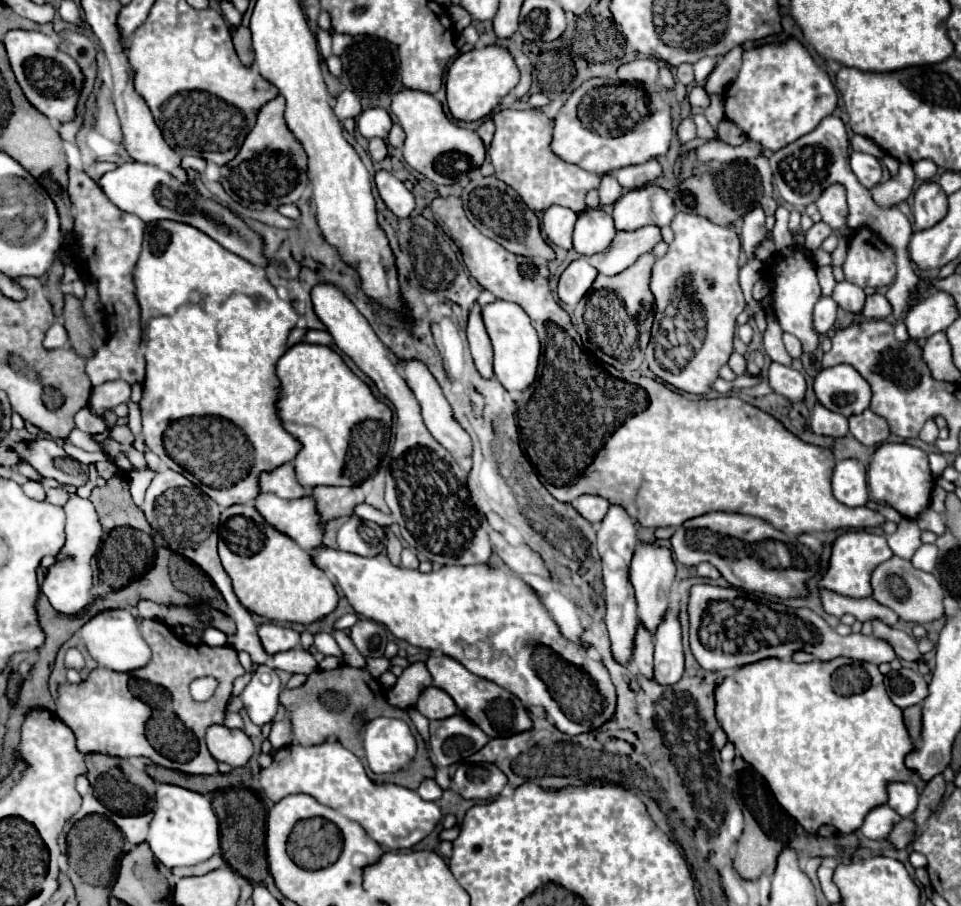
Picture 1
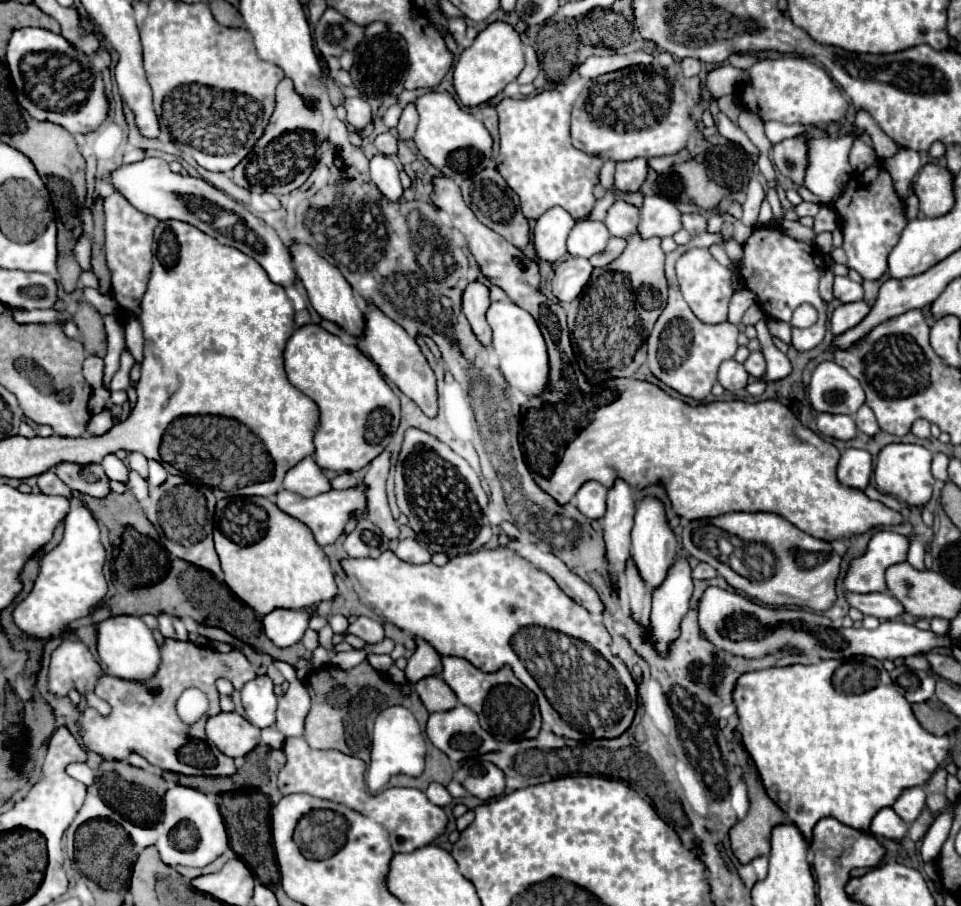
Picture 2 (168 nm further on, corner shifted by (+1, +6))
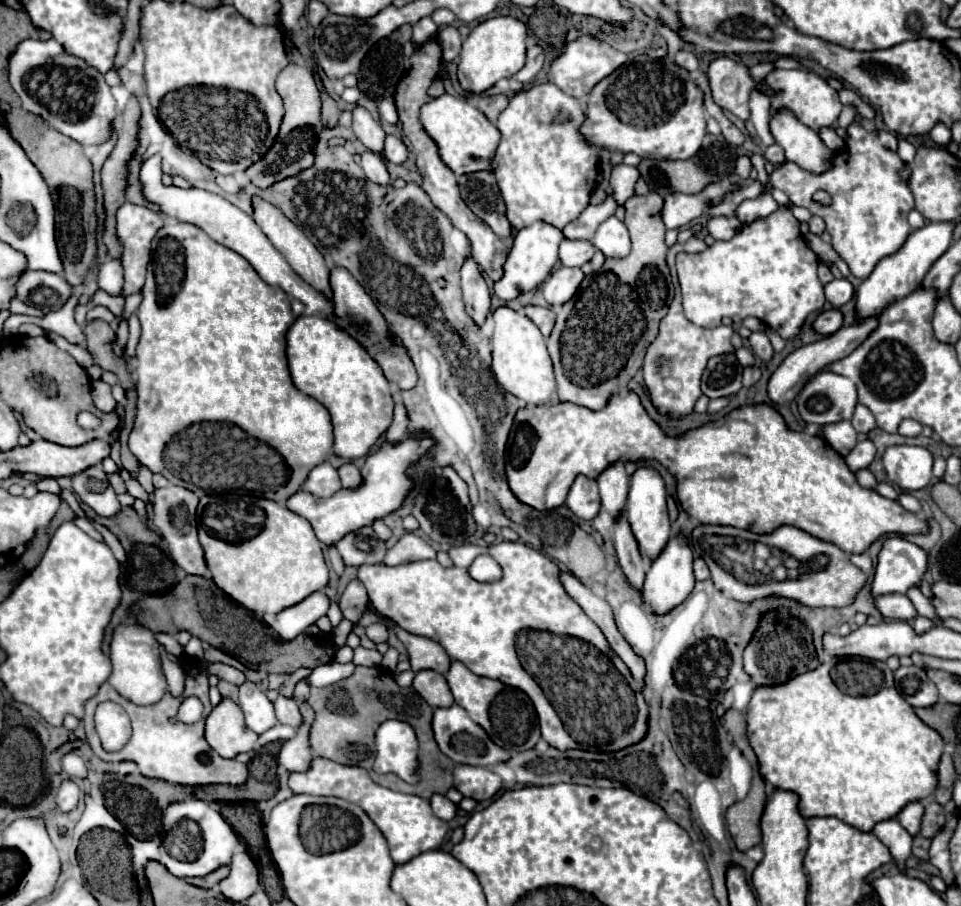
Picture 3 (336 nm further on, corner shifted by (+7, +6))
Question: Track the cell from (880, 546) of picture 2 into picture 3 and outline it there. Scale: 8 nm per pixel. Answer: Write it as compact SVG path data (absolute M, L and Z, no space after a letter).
M899 535L887 537L877 555L871 595L879 597L887 593L905 593L911 585L921 583L925 569L927 553L921 547Z

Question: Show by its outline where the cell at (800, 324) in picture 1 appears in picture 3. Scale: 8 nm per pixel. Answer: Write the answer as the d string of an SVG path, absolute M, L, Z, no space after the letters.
M779 207L773 215L743 225L731 241L715 241L703 253L679 253L675 259L683 309L691 323L699 327L719 327L723 317L731 317L735 323L741 323L745 317L757 317L775 329L783 339L799 337L807 317L821 311L825 305L823 285L817 279L817 265L817 255L801 237L799 221L787 207Z

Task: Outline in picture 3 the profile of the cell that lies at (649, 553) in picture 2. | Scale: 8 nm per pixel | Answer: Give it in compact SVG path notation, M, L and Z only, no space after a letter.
M641 467L633 473L631 485L629 485L629 499L627 499L627 509L625 517L631 525L631 531L639 543L641 555L649 557L651 561L659 557L659 553L665 549L667 541L671 539L671 529L669 529L669 515L667 515L667 493L665 493L665 483L661 475L655 469Z

